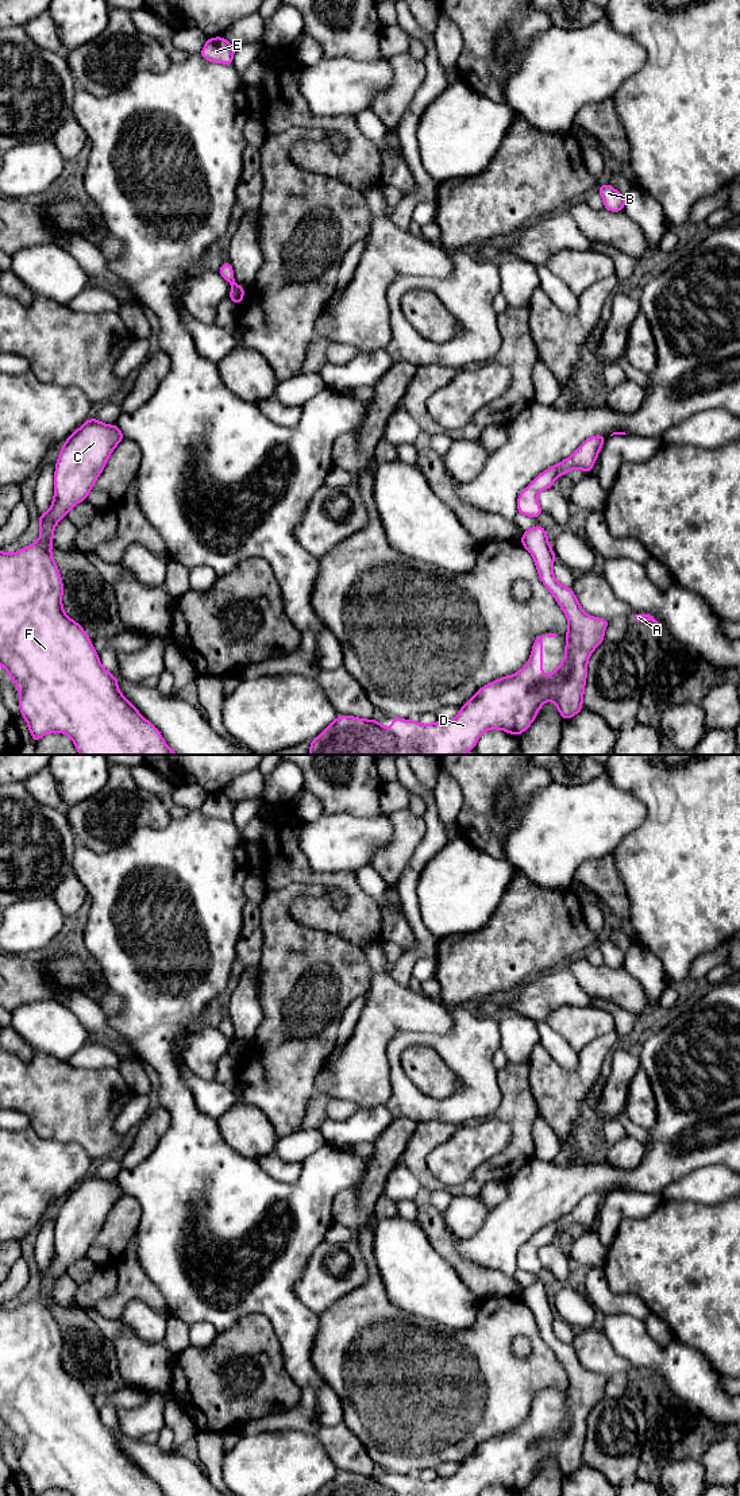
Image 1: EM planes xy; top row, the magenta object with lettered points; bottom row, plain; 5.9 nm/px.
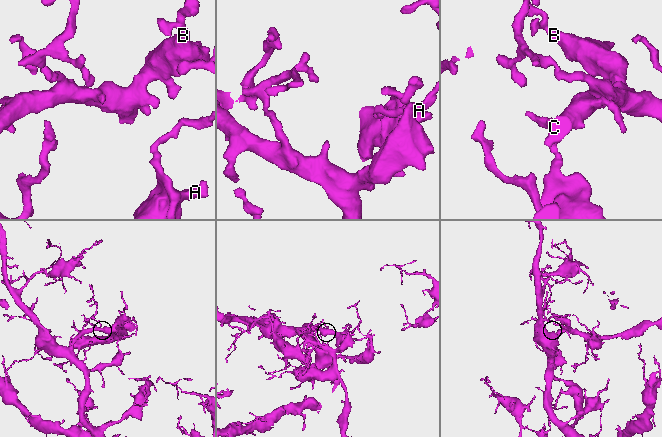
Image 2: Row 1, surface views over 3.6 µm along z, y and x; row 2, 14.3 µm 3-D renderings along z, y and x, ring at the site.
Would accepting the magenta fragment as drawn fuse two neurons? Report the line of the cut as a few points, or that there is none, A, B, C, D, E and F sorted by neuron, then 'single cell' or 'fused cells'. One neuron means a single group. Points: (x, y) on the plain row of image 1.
no cut | A B C D E F | single cell

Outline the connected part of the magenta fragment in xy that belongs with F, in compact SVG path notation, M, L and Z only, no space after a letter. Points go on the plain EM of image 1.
M88 1175L59 1207L54 1256L50 1265L39 1271L41 1293L15 1310L0 1306L0 1422L20 1449L20 1469L32 1496L53 1488L65 1489L72 1496L163 1496L161 1488L120 1449L117 1433L101 1422L84 1384L65 1370L63 1341L51 1312L55 1281L76 1260L86 1256L122 1196L124 1192L117 1180Z

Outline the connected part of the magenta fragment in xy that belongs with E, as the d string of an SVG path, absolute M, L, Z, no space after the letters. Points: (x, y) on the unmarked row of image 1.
M223 793L208 794L200 811L209 817L224 821L232 821L234 817L235 802L232 802Z

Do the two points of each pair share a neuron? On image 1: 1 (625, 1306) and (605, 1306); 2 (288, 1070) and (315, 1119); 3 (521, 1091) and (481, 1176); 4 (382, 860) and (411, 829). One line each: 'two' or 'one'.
1: one
2: two
3: one
4: one

